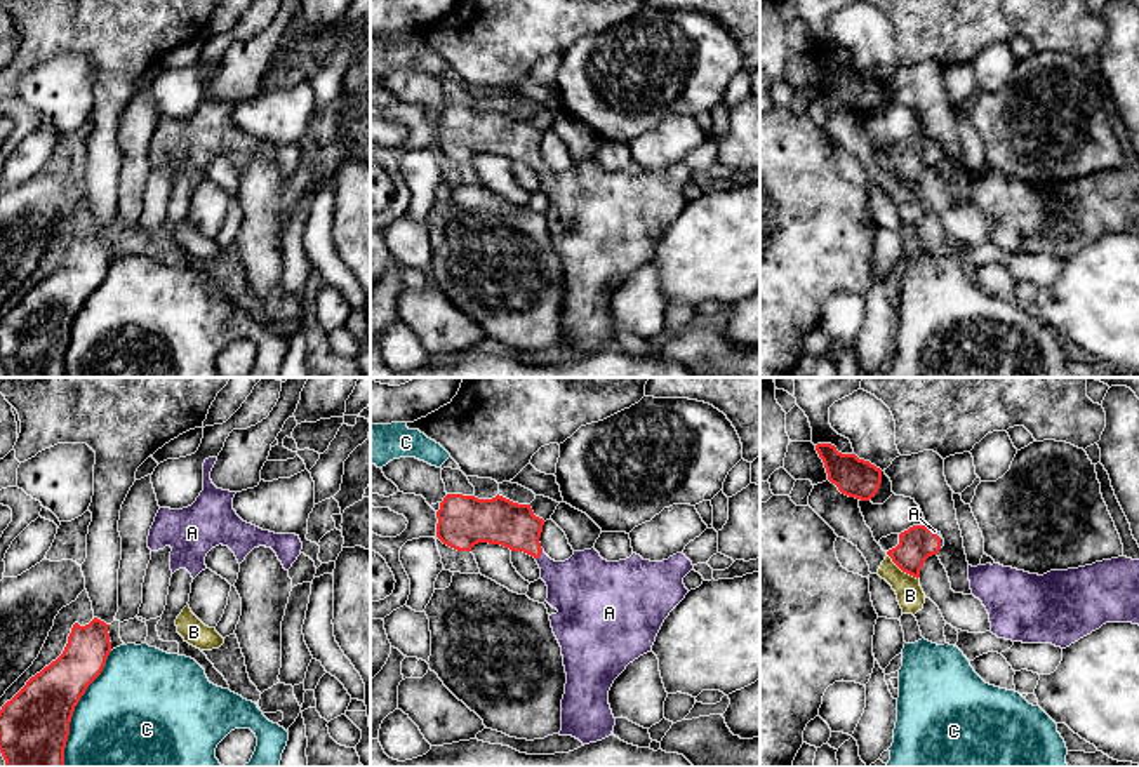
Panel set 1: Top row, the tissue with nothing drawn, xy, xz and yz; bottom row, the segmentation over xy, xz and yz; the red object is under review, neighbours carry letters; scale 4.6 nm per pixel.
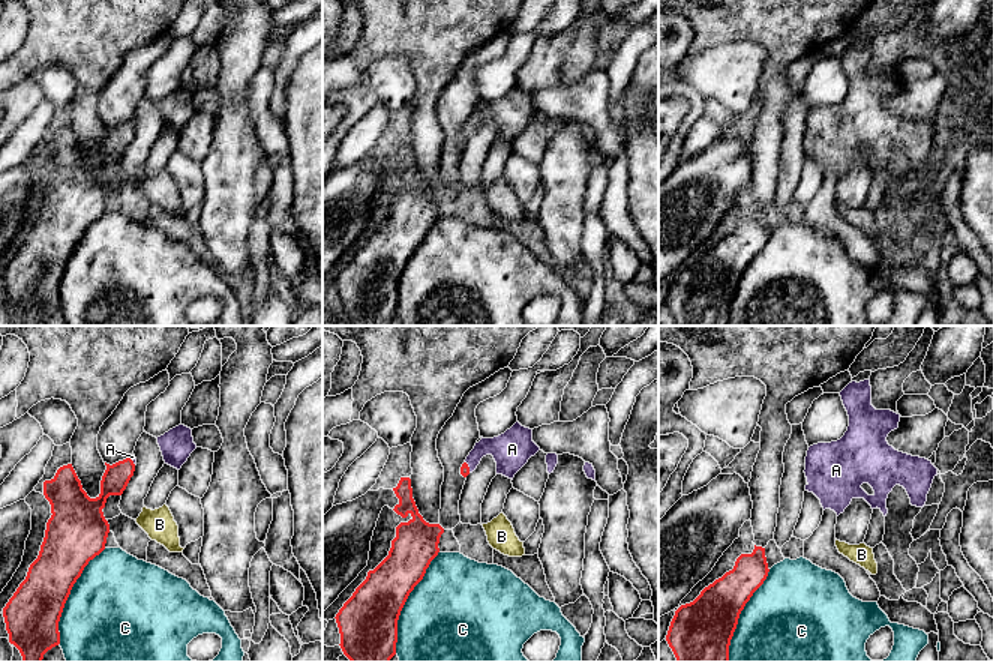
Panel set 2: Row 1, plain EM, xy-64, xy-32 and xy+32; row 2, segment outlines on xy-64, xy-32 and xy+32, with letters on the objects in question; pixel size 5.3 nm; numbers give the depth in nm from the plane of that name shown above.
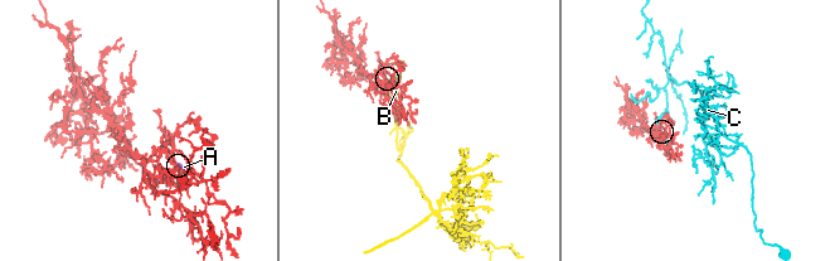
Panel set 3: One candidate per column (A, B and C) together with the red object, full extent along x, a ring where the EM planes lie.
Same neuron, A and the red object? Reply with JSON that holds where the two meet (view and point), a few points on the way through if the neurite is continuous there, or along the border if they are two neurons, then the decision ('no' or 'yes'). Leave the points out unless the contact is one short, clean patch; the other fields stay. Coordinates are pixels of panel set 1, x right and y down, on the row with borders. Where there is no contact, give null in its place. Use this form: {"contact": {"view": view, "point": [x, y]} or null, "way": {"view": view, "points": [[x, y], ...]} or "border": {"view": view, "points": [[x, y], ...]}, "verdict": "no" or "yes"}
{"contact": {"view": "xz", "point": [539, 555]}, "way": {"view": "xz", "points": [[498, 520], [506, 522], [539, 555], [566, 581], [581, 588]]}, "verdict": "yes"}

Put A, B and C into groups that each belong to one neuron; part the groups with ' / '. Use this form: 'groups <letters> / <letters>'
groups A / B / C

